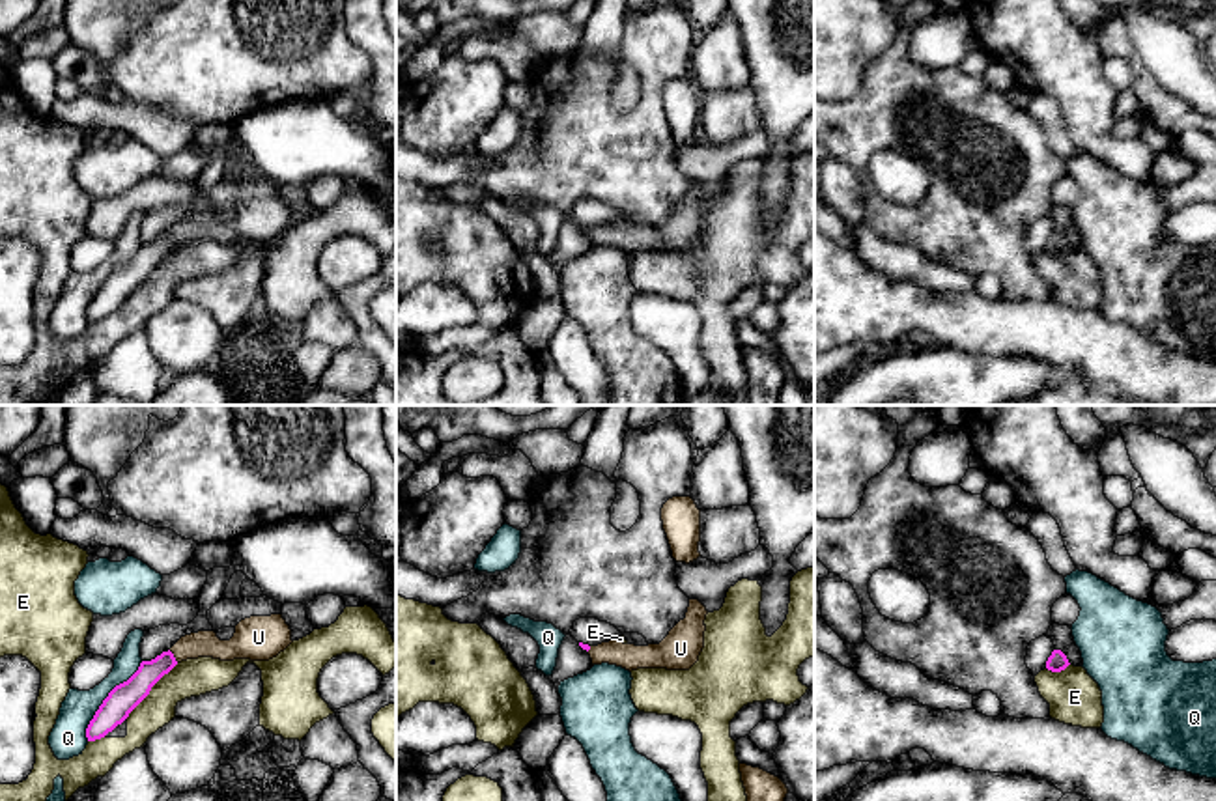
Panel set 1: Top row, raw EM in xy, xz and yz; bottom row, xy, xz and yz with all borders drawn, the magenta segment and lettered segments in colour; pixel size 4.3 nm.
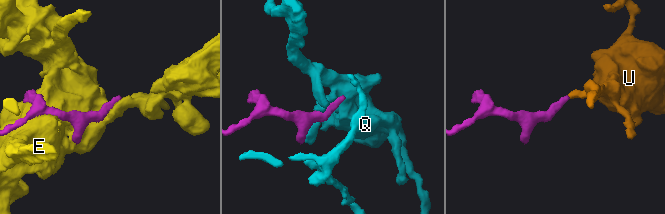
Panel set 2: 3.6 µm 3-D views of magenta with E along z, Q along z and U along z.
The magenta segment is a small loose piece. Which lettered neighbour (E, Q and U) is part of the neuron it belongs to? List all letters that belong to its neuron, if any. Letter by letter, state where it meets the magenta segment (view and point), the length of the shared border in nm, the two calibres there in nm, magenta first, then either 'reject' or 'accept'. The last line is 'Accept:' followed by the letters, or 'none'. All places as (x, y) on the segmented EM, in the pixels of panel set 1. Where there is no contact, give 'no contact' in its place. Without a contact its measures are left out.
E: meets magenta in xy at (150, 689); contact 340 nm long; 120 nm thick on the magenta side, 160 nm on the other; reject
Q: meets magenta in xy at (105, 699); contact 420 nm long; 120 nm thick on the magenta side, 160 nm on the other; reject
U: meets magenta in xy at (172, 656); contact 70 nm long; 120 nm thick on the magenta side, 110 nm on the other; accept
Accept: U

